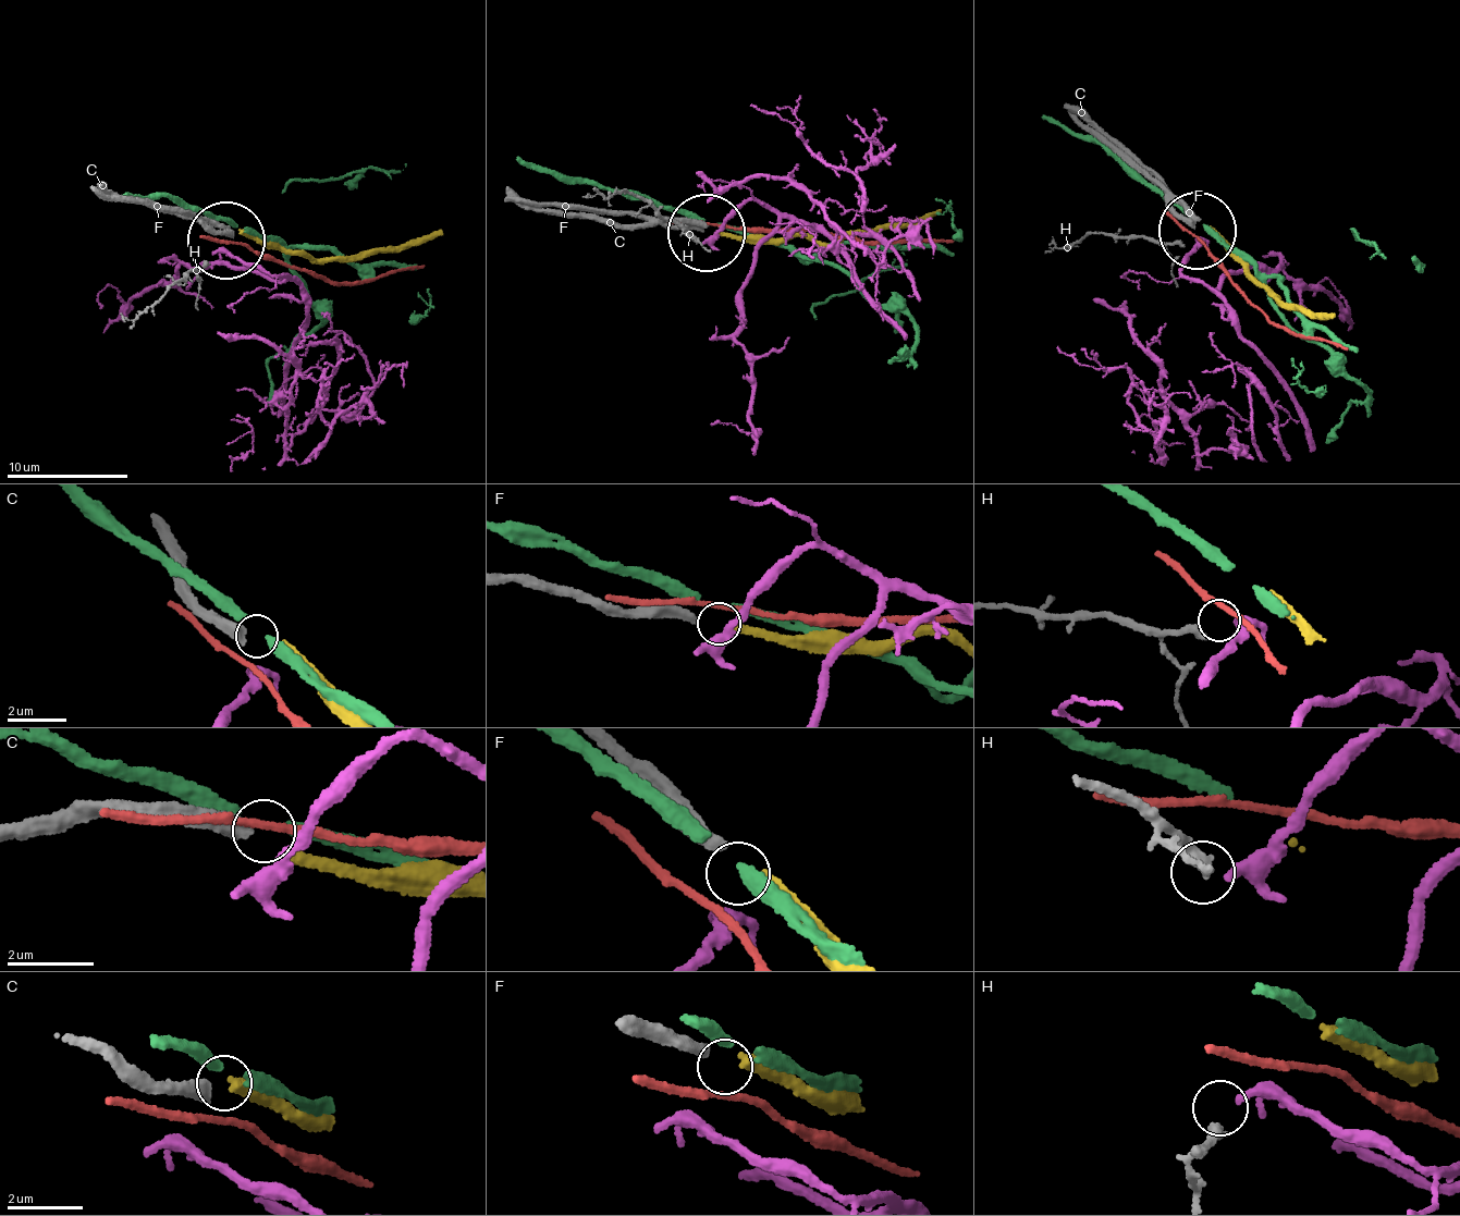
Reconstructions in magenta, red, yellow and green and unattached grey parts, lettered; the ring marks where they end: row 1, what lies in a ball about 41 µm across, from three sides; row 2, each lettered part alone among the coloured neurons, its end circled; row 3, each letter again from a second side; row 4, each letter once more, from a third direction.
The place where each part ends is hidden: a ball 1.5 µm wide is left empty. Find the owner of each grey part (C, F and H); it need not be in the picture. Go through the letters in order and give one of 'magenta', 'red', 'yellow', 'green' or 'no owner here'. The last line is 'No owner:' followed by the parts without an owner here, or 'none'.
C: no owner here
F: yellow
H: magenta
No owner: C

